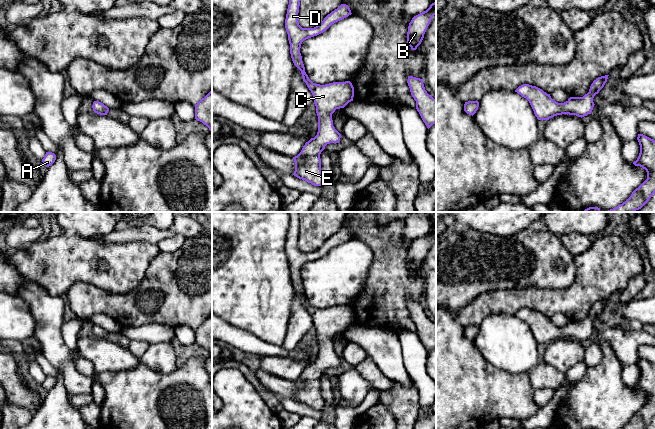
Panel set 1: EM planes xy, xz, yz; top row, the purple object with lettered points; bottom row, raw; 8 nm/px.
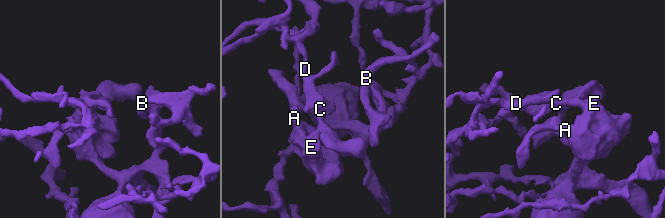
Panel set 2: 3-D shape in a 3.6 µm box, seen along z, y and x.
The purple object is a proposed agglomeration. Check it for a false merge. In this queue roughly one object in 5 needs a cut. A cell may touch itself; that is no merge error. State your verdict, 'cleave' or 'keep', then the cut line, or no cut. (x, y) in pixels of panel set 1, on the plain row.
keep | no cut

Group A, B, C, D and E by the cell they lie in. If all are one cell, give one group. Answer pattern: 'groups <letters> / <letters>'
groups A B C D E

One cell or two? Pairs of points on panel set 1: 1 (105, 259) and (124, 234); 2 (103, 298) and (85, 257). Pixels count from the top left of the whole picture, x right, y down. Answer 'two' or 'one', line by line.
1: two
2: two

